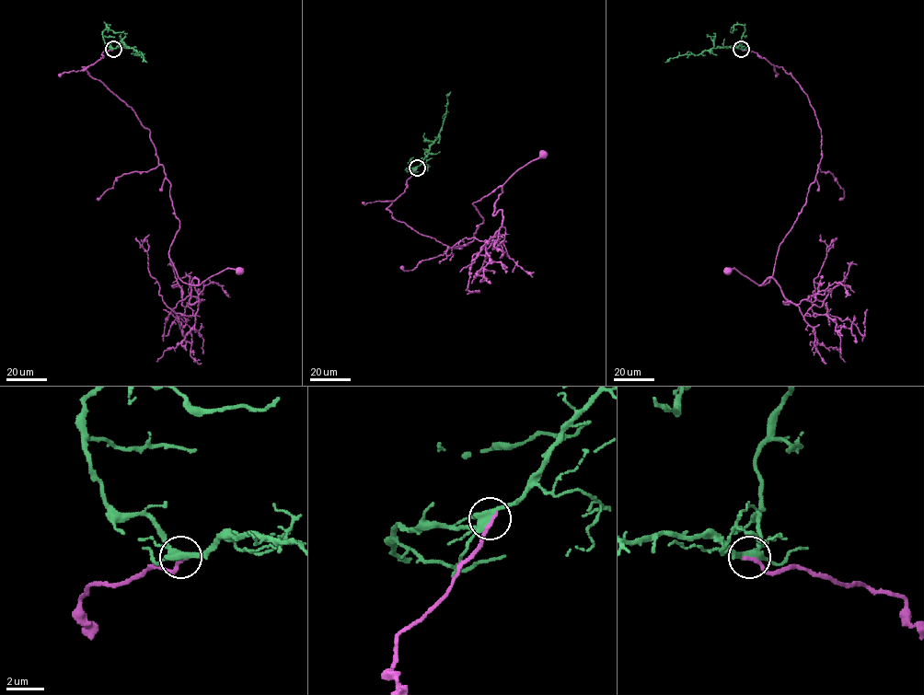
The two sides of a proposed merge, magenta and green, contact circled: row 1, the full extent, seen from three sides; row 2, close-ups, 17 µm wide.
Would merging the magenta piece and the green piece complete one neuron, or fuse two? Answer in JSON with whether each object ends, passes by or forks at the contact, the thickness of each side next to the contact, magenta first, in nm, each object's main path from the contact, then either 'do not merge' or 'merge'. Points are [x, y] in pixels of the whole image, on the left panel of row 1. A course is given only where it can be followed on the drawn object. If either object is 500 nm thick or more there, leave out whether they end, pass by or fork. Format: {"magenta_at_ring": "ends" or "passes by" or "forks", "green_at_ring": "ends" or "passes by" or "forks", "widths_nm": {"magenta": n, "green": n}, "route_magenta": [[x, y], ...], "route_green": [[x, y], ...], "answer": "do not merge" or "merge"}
{"magenta_at_ring": "ends", "green_at_ring": "forks", "widths_nm": {"magenta": 200, "green": 360}, "route_magenta": [[113, 49], [82, 67], [150, 131], [179, 222], [168, 250], [178, 276], [199, 285], [226, 269], [239, 270]], "route_green": [[113, 49], [121, 46], [132, 48], [139, 55], [143, 54], [146, 63]], "answer": "do not merge"}

